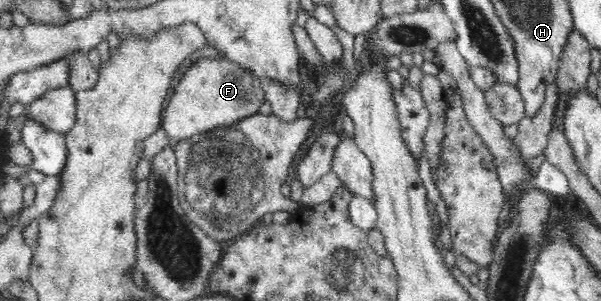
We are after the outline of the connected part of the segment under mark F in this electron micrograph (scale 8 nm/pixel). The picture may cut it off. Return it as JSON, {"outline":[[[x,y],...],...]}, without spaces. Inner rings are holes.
{"outline":[[[199,56],[197,60],[186,64],[178,74],[181,79],[160,116],[160,127],[171,142],[183,140],[212,126],[227,125],[259,110],[265,94],[250,73],[227,59]]]}

